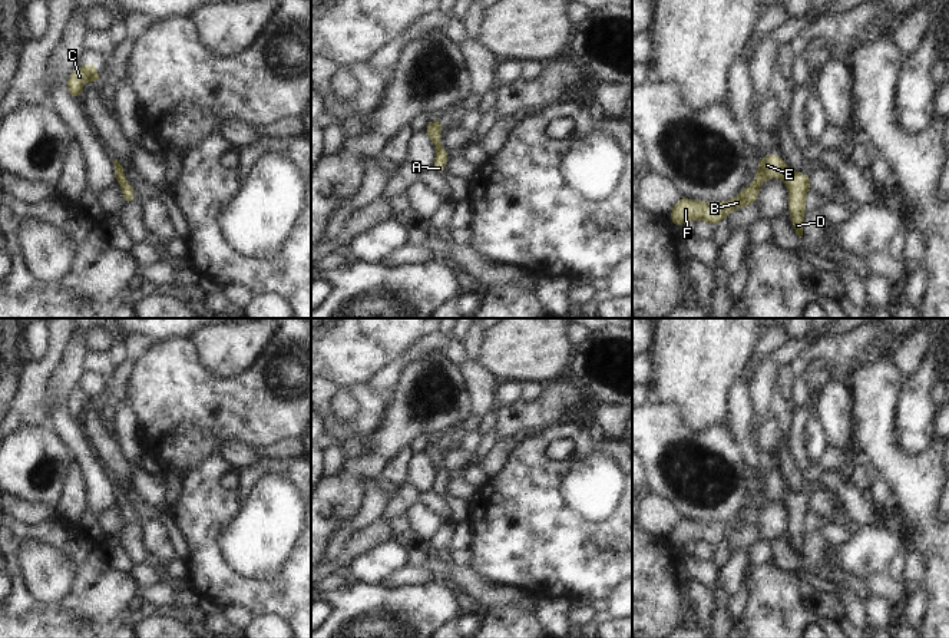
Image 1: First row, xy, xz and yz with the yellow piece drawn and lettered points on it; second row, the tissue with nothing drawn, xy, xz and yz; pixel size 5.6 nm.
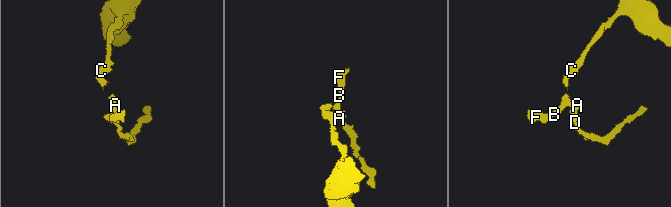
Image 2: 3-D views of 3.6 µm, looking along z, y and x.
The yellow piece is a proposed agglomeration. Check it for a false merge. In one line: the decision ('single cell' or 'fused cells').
single cell

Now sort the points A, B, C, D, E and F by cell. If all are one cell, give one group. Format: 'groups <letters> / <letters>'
groups A B C D E F

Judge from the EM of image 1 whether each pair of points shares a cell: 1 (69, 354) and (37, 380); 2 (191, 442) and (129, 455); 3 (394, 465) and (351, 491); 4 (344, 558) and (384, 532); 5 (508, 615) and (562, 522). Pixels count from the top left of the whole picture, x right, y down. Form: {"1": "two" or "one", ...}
{"1": "two", "2": "two", "3": "two", "4": "one", "5": "two"}

